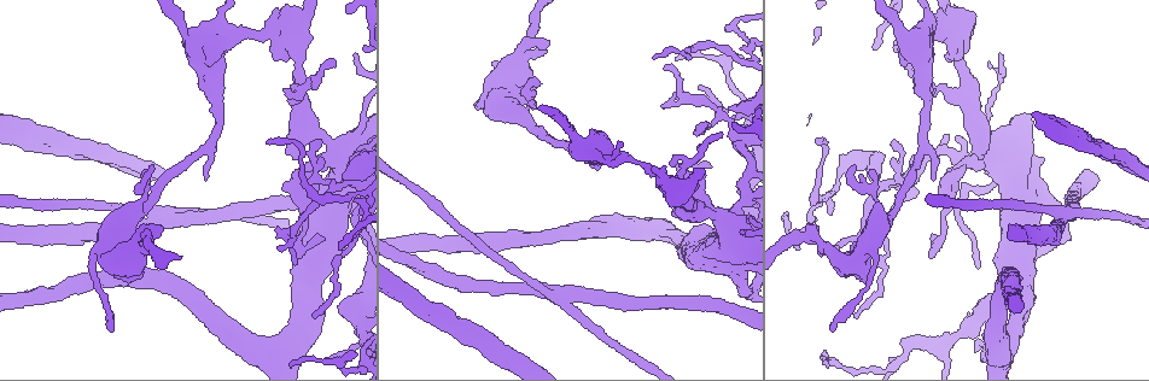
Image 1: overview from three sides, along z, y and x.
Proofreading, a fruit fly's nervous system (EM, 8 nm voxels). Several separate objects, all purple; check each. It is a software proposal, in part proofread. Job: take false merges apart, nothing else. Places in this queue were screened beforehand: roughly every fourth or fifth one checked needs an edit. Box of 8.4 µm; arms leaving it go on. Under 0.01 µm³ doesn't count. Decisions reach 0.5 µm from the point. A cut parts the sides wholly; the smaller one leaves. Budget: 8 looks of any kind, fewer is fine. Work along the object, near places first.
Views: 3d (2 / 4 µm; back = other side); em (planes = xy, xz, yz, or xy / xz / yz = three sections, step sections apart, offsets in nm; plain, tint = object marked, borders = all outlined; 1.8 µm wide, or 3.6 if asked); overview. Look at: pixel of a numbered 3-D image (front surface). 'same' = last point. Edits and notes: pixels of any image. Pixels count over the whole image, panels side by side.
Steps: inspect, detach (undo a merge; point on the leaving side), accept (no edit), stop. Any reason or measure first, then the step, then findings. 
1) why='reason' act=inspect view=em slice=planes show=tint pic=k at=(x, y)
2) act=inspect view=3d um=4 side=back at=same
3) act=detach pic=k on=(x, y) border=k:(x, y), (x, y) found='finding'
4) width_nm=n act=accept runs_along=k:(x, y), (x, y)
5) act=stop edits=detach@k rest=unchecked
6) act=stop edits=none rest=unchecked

why='sharp bend' act=inspect view=3d um=4 pic=1 at=(200, 55)

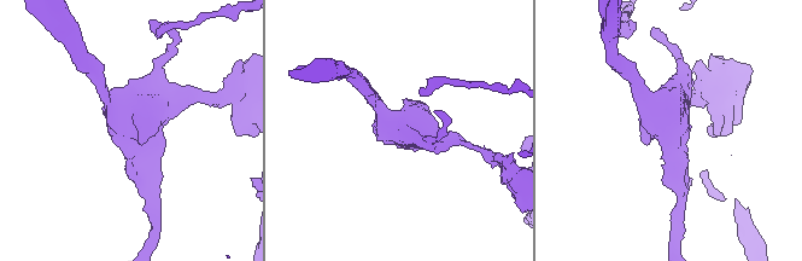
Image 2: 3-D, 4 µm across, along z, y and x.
arms=4 act=inspect view=em slice=planes show=tint pic=2 at=(128, 126)

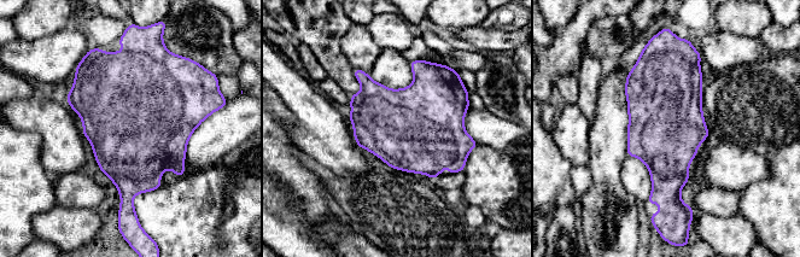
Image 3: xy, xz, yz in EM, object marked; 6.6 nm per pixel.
act=accept found='one neuron here'

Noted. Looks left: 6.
act=inspect view=3d um=2 pic=1 at=(162, 219)

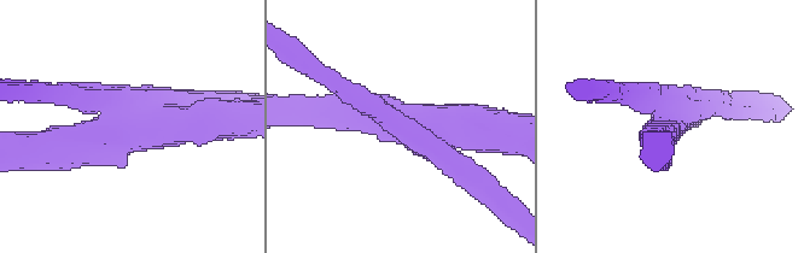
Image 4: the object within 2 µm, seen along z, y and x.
arms=3 arm_widths_nm=160,240,280 why='need the tissue' act=inspect view=em um=3.6 slice=yz step=8 show=tint pic=4 at=(669, 127)

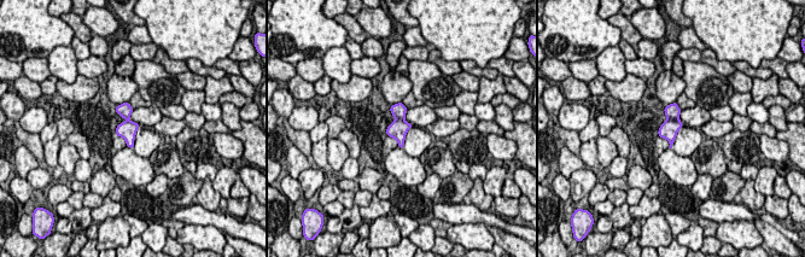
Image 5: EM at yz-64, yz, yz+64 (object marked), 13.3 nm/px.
width_nm=240 act=detach pic=5 on=(672, 111) found='a second neuron is stuck on'

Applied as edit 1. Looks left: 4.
why='sharp bend' act=inspect view=em um=3.6 slice=xz step=16 show=tint pic=1 at=(1025, 193)

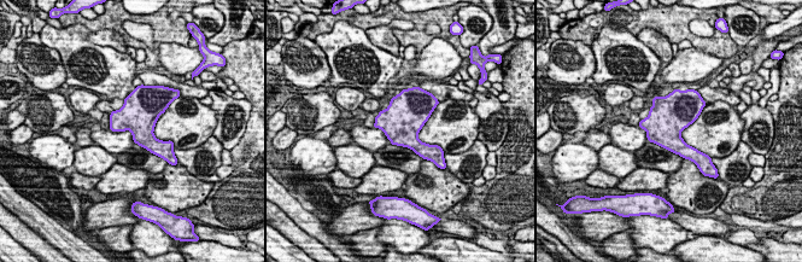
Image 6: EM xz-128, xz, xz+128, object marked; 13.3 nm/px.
act=inspect view=em um=3.6 slice=yz step=16 show=borders at=same

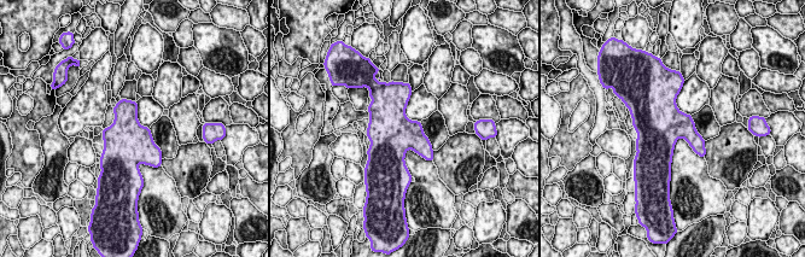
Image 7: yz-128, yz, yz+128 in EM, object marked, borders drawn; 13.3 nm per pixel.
act=accept found='one neuron here'

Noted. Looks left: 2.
act=stop edits=detach@5 rest=unchecked

